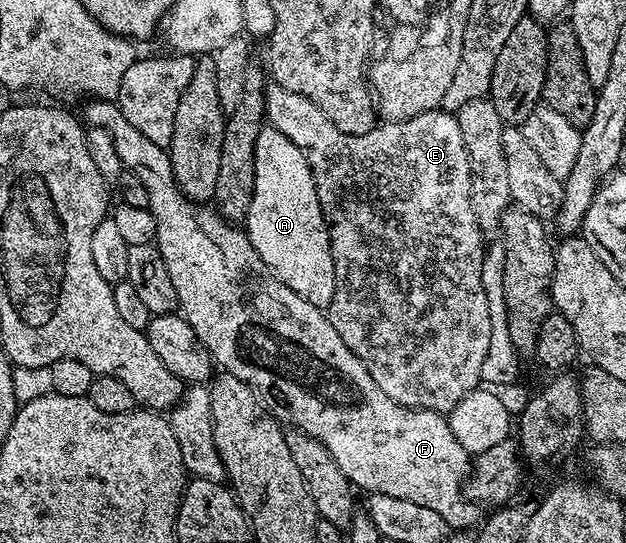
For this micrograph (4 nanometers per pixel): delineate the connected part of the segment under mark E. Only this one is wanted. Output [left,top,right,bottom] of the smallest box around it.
[265,85,491,413]

